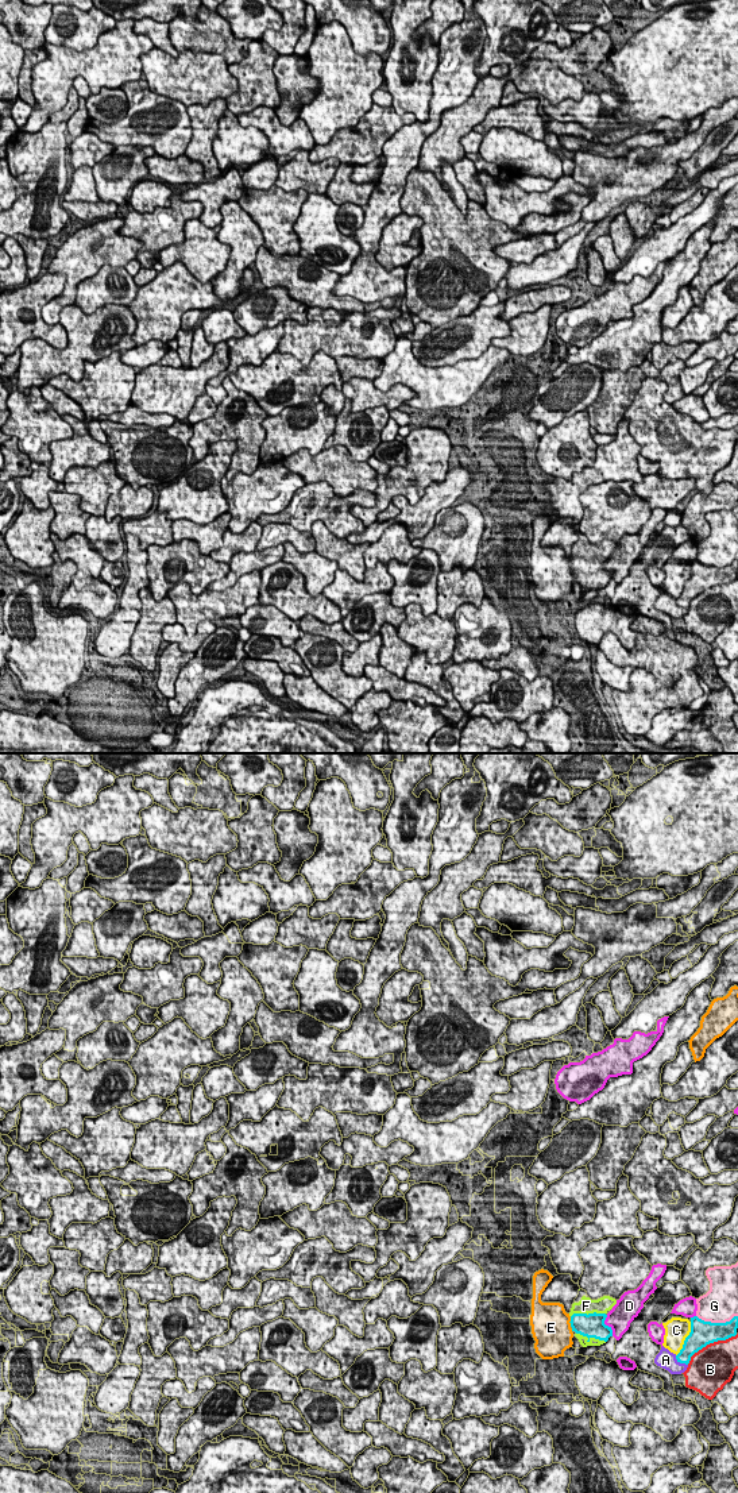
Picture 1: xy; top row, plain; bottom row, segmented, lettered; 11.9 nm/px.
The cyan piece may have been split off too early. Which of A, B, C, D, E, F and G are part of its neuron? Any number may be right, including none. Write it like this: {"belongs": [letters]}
{"belongs": ["F"]}

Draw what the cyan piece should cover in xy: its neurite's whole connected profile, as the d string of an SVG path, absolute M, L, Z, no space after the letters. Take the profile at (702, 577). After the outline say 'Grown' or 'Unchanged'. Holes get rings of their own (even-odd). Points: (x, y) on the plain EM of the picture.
M738 560L726 567L711 567L691 562L691 576L685 582L683 593L676 599L677 606L688 609L691 601L710 587L726 585L737 579Z. Unchanged

